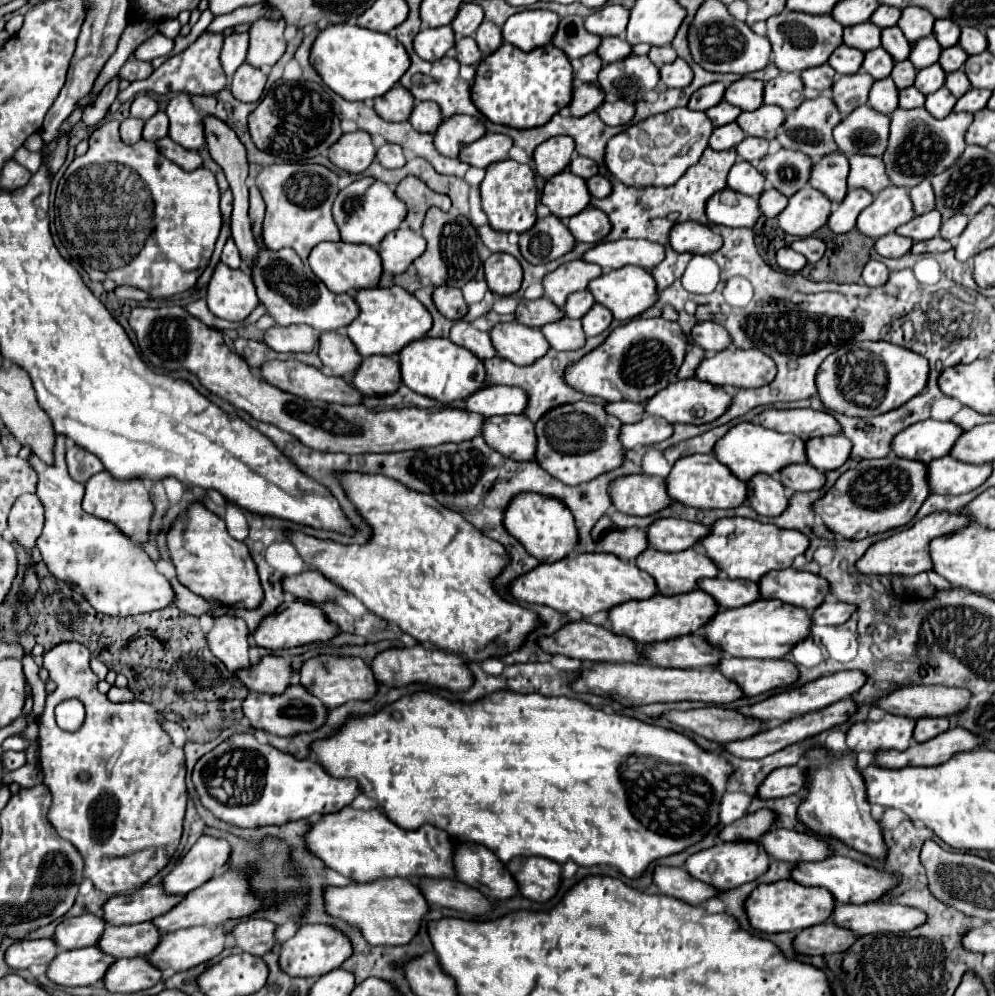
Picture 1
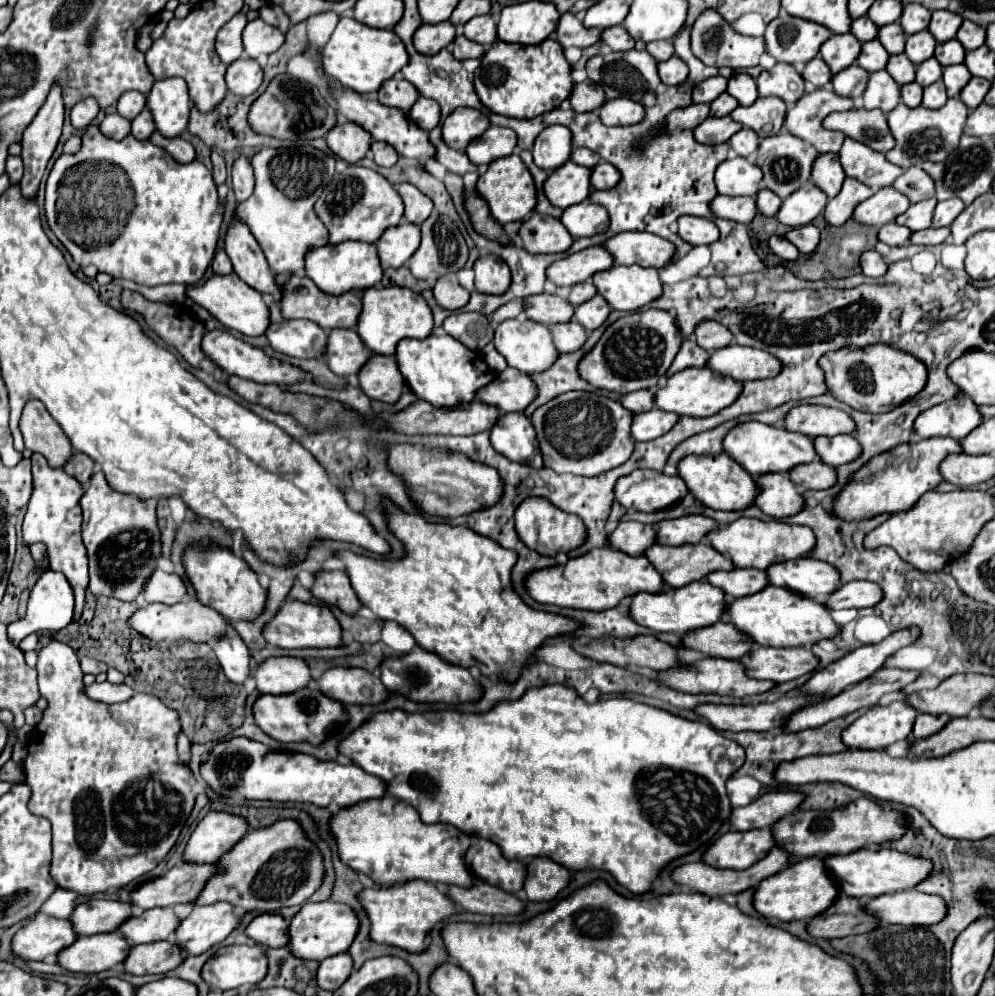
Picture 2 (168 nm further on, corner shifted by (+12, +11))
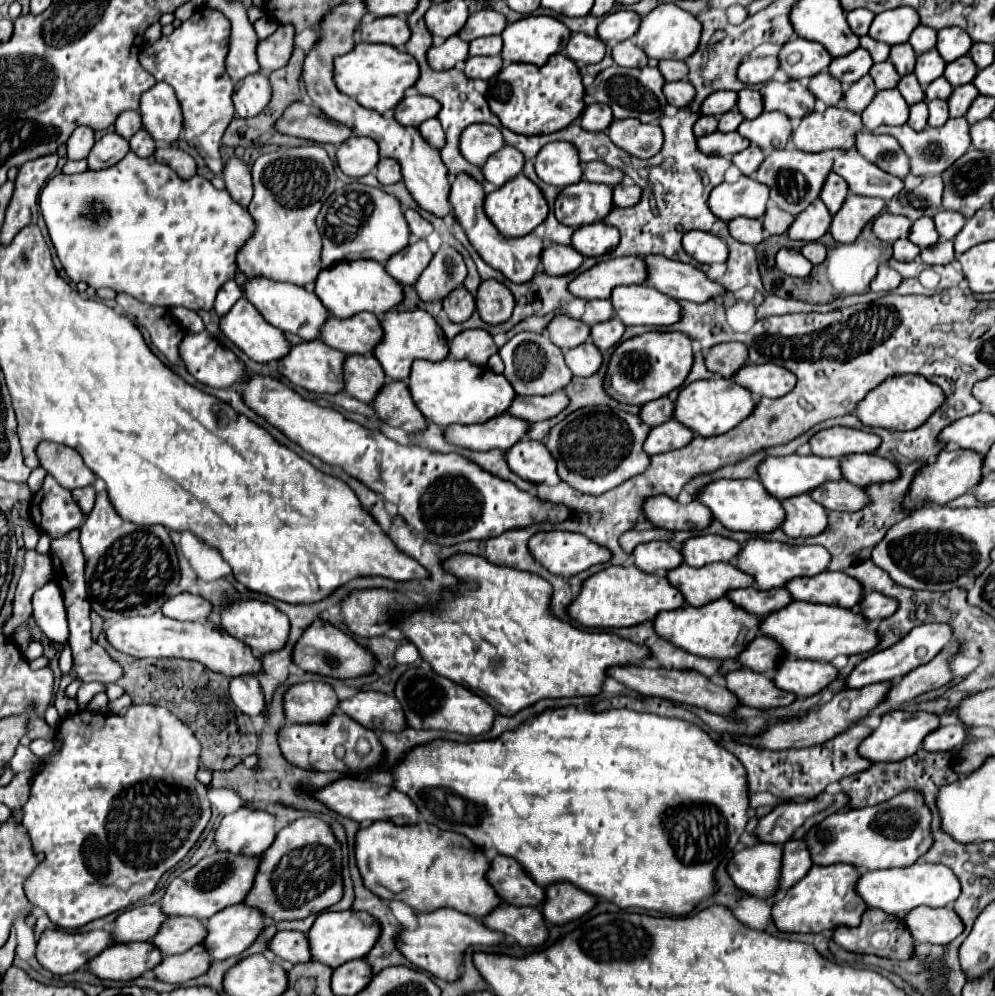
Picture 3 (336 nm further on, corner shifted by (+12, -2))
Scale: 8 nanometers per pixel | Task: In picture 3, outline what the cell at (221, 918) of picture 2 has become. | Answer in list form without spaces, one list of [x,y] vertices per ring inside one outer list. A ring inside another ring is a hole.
[[[245,904],[231,906],[207,920],[209,934],[203,944],[207,946],[213,960],[227,960],[231,956],[239,956],[241,952],[245,952],[257,940],[257,936],[263,932],[263,928],[265,928],[265,916],[261,910],[245,906]]]

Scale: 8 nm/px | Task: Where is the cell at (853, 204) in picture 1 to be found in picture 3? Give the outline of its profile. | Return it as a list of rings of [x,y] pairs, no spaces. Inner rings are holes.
[[[849,194],[843,202],[841,210],[833,216],[831,222],[831,234],[841,244],[851,244],[857,240],[861,230],[867,222],[871,222],[885,206],[885,200],[881,198],[865,198]]]

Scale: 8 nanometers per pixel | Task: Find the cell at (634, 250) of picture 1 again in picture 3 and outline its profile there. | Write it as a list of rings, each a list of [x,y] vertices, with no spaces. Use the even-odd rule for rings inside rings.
[[[659,256],[643,258],[649,268],[647,284],[657,288],[659,292],[675,298],[675,300],[689,300],[689,302],[709,302],[725,294],[725,288],[707,278],[707,274],[691,264],[665,260]]]

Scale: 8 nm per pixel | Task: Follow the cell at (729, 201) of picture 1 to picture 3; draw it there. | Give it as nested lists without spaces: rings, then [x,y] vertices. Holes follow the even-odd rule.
[[[735,218],[735,220],[731,220],[729,222],[729,232],[735,240],[739,240],[743,244],[751,244],[751,246],[757,246],[765,238],[761,220],[753,220],[753,218]]]

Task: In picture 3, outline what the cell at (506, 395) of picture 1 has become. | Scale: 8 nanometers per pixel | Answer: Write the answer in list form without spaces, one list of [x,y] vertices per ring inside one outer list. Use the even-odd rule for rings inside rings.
[[[555,392],[547,398],[533,396],[533,398],[515,398],[511,404],[509,414],[515,414],[519,418],[527,418],[529,422],[541,422],[555,418],[569,406],[569,396],[565,392]]]

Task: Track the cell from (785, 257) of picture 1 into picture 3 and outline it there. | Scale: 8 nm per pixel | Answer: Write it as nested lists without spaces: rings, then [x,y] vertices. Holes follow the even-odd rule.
[[[781,248],[777,252],[777,266],[779,270],[783,270],[789,276],[795,278],[805,278],[809,276],[813,264],[799,252],[799,250],[789,250],[789,248]]]

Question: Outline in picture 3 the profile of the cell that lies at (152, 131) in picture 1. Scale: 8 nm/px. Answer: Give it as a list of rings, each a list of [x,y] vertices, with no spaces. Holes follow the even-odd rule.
[[[139,130],[139,132],[129,140],[129,144],[131,144],[131,150],[133,150],[139,158],[149,158],[149,156],[153,156],[153,152],[155,152],[155,148],[157,148],[155,140],[147,134],[147,130]]]

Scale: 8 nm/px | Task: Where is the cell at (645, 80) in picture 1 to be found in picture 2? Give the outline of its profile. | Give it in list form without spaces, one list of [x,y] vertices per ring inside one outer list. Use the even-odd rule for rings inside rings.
[[[609,51],[605,55],[595,55],[587,61],[587,75],[591,81],[603,87],[607,99],[617,99],[617,97],[627,97],[631,101],[641,101],[647,91],[655,93],[659,81],[657,75],[657,61],[647,53],[647,51]]]

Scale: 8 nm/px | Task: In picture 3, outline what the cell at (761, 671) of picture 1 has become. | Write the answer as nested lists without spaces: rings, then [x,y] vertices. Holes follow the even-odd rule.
[[[785,658],[779,664],[773,680],[781,690],[795,692],[799,698],[807,698],[821,692],[837,676],[839,676],[839,670],[829,662]]]

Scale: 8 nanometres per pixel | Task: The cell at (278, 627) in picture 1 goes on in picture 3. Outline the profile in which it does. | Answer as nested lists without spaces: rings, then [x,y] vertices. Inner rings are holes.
[[[315,620],[301,636],[301,640],[295,646],[293,662],[303,668],[305,672],[315,672],[319,676],[329,676],[337,680],[347,680],[347,678],[359,678],[359,676],[369,676],[375,670],[375,656],[361,646],[359,642],[353,640],[347,632],[335,628],[333,624],[325,620]]]

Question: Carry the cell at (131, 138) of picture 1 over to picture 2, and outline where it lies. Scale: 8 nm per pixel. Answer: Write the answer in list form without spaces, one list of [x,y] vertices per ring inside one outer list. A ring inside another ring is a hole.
[[[111,113],[111,115],[105,115],[105,119],[101,121],[101,131],[111,137],[111,139],[123,139],[127,137],[131,131],[131,121],[125,119],[123,115],[119,113]]]

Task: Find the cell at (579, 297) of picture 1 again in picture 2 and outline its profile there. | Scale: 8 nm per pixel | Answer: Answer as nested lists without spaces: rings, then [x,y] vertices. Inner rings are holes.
[[[583,281],[583,283],[571,287],[567,301],[575,307],[575,305],[581,305],[583,301],[587,301],[587,299],[591,299],[591,297],[595,297],[595,295],[597,295],[597,293],[595,293],[593,283],[591,283],[591,281]]]

